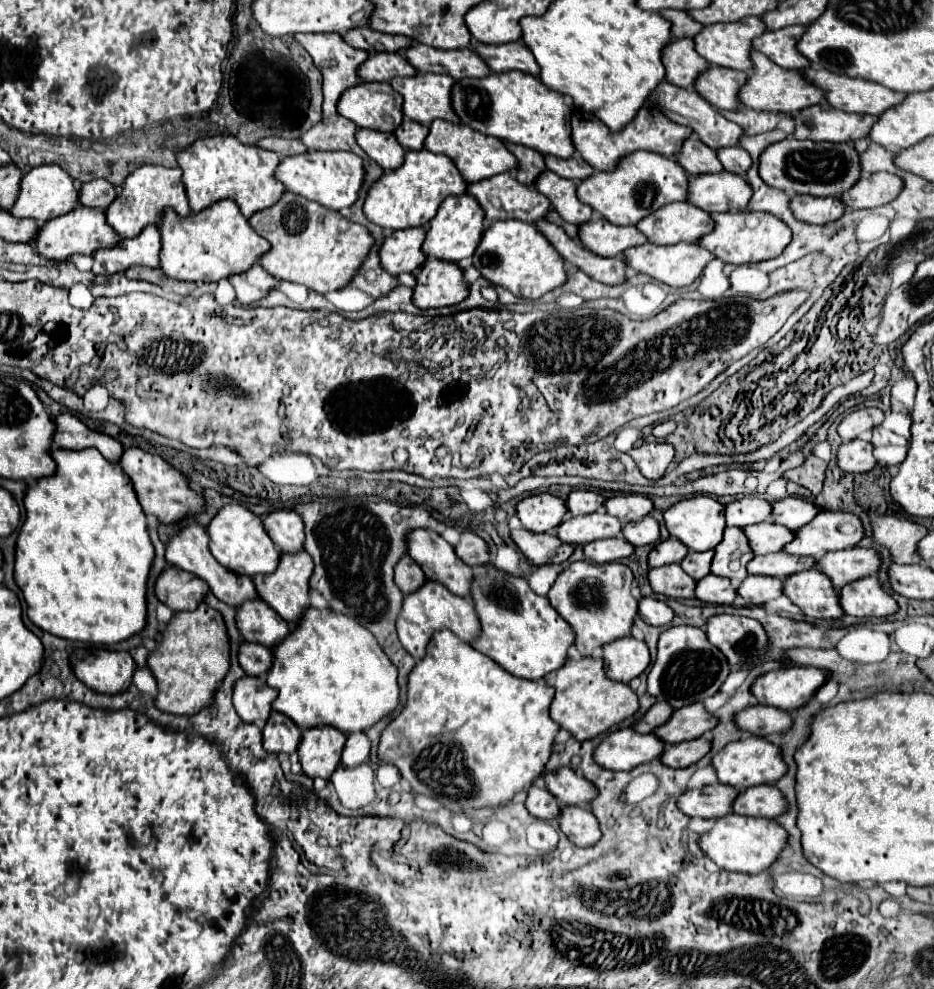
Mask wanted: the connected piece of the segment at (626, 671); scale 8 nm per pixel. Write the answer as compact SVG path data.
M625 636L603 646L603 662L607 678L627 684L649 666L651 658L645 642Z

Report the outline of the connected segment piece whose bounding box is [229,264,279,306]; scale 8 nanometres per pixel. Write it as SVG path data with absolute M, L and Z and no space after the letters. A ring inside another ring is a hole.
M255 264L249 272L245 274L235 274L229 278L237 292L237 300L243 306L249 306L261 298L265 298L273 288L277 288L279 280L273 278L269 272L263 270L263 266Z

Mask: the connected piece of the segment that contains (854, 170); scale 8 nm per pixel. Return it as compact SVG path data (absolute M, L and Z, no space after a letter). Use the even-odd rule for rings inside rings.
M785 138L781 142L771 144L759 160L759 176L771 188L793 192L793 194L811 194L811 196L835 196L839 198L845 190L849 190L861 176L859 152L853 144L833 144L833 142L813 142L813 140L797 140Z

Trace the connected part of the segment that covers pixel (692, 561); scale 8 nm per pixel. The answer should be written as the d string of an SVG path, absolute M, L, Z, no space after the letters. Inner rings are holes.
M707 550L707 552L689 552L685 562L681 562L681 568L695 580L701 580L705 578L711 570L711 558L713 558L713 550Z

